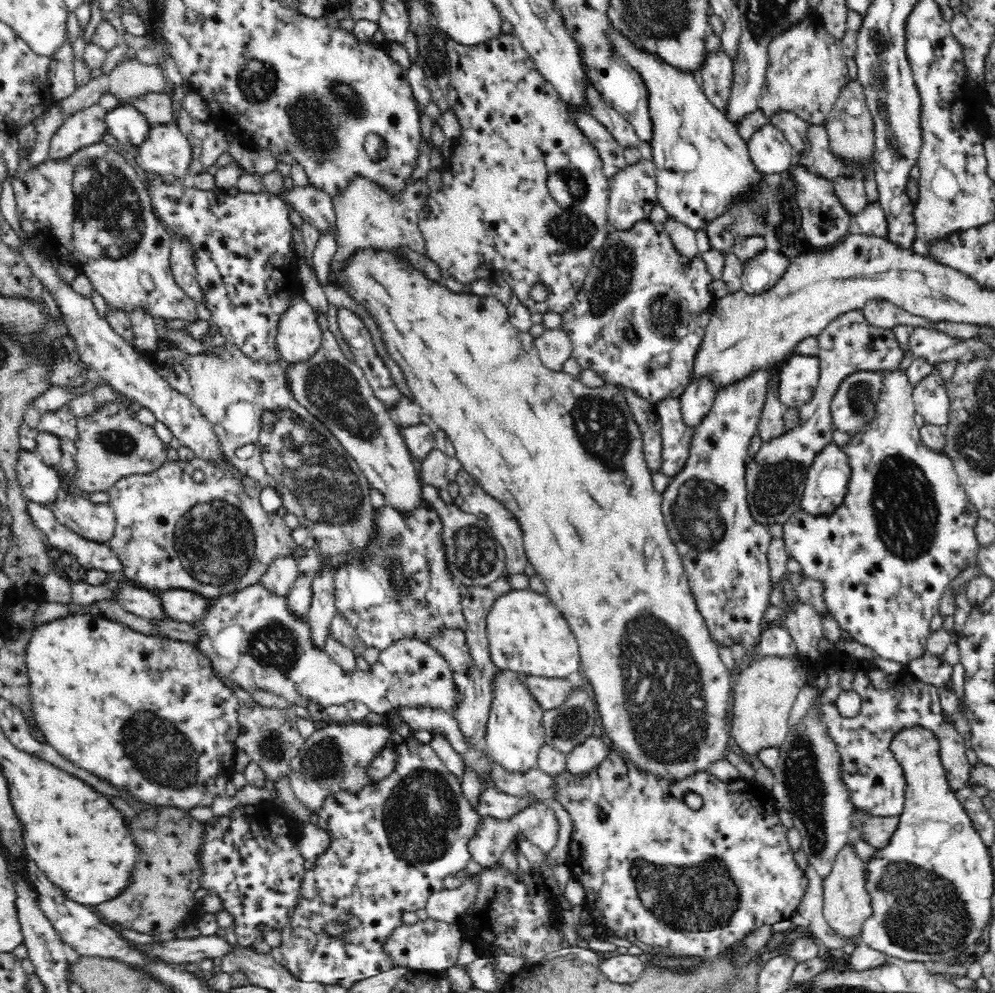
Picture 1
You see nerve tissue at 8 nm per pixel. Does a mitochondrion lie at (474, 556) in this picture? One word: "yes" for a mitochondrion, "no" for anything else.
yes

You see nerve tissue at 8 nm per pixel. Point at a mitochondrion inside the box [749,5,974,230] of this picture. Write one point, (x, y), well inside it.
(880, 74)

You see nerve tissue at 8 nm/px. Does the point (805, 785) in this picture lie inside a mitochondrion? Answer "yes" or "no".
yes

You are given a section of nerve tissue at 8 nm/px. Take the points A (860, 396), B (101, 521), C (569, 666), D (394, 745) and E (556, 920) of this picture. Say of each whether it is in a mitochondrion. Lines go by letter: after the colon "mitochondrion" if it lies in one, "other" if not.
A: mitochondrion
B: other
C: other
D: other
E: other

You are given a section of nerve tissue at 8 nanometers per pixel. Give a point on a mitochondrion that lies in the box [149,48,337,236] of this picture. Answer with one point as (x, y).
(257, 80)

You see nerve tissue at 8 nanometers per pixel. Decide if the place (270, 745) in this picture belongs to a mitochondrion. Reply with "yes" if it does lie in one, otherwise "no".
yes

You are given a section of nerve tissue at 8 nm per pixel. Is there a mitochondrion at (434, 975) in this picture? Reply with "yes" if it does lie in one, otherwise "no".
no

